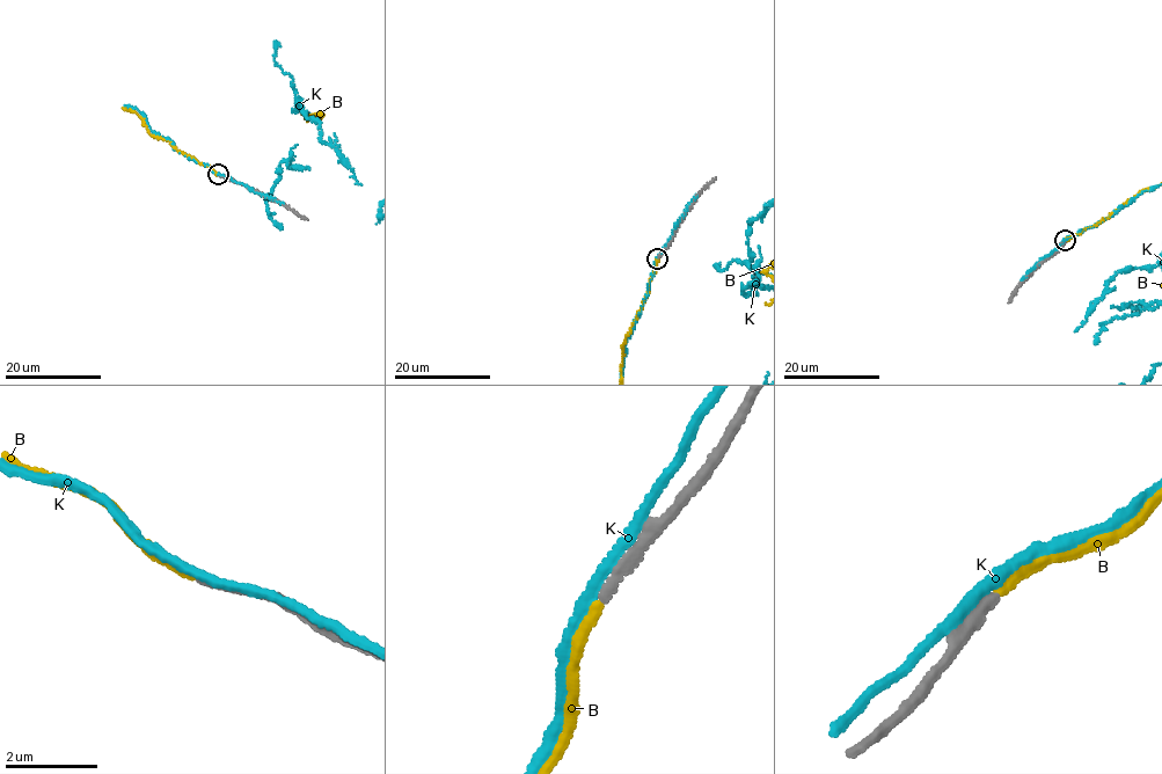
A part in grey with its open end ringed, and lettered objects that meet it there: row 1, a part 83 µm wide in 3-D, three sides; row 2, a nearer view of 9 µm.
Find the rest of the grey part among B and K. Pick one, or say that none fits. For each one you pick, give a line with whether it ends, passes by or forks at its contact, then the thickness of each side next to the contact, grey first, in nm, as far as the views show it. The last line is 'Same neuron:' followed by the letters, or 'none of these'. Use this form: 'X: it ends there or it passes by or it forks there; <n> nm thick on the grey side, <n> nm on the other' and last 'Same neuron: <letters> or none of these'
B: it ends there; 190 nm thick on the grey side, 180 nm on the other
Same neuron: B

